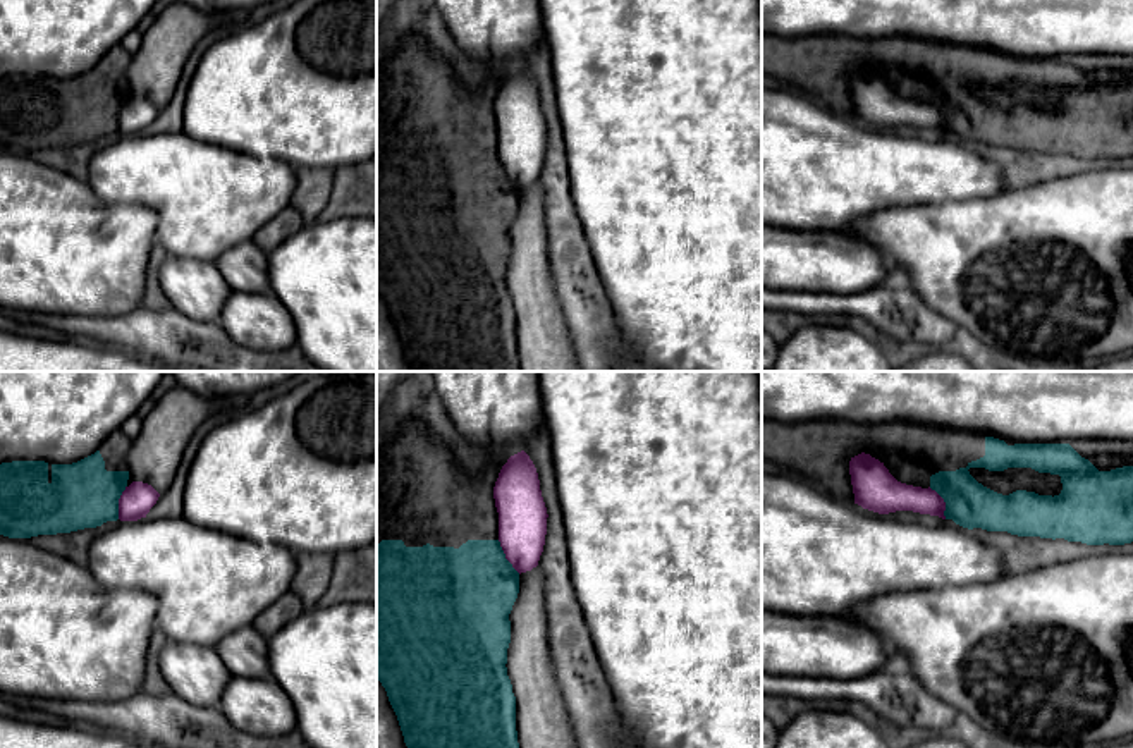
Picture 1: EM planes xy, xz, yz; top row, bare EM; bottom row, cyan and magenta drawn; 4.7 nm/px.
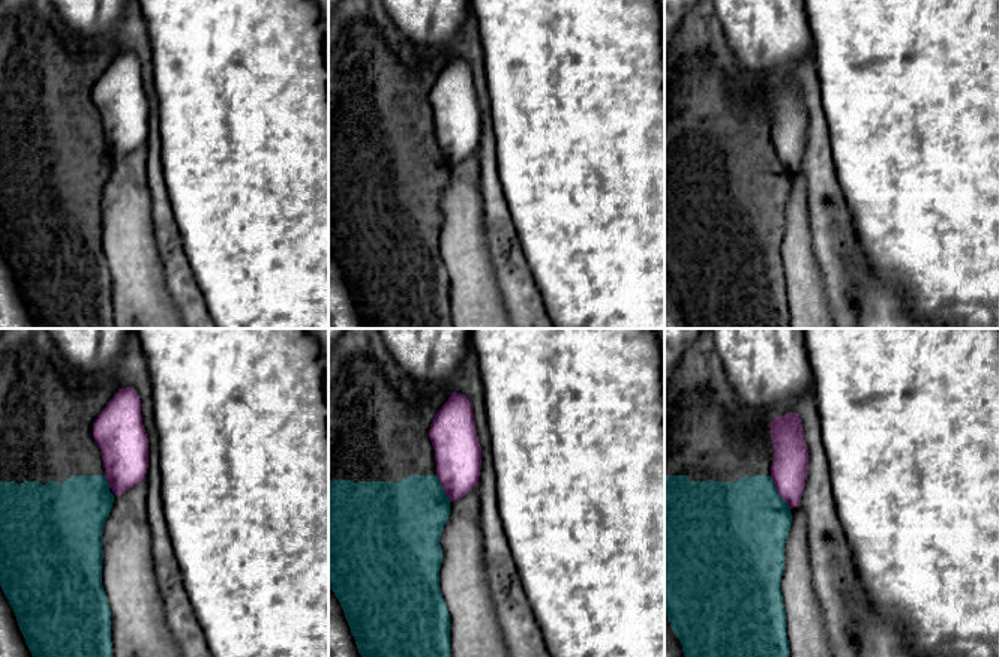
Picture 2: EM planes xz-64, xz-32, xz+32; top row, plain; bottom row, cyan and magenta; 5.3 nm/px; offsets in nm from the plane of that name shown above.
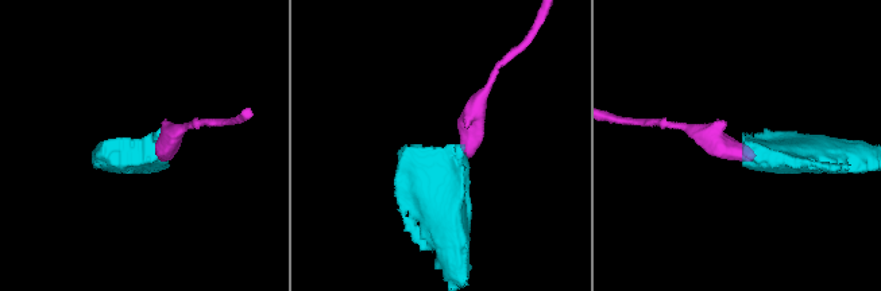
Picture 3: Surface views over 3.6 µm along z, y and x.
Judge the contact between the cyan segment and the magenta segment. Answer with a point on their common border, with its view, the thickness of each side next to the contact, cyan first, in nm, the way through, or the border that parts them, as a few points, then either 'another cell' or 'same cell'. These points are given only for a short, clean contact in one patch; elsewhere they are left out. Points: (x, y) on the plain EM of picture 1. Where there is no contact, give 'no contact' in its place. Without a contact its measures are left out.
meets cyan in xz at (504, 172); 440 nm thick on the cyan side, 220 nm on the other; border along xz (497, 155), (504, 172), (520, 188); another cell

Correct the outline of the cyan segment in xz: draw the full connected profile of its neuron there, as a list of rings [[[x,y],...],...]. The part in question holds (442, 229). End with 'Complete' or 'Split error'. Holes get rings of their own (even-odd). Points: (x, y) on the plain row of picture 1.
[[[414,34],[402,50],[377,64],[377,113],[382,115],[377,120],[377,294],[387,306],[413,371],[519,371],[516,311],[505,282],[511,258],[509,229],[519,208],[519,187],[500,162],[499,127],[493,113],[495,96],[509,72],[511,69],[492,71],[485,76],[483,88],[469,89],[421,34]]]. Split error

